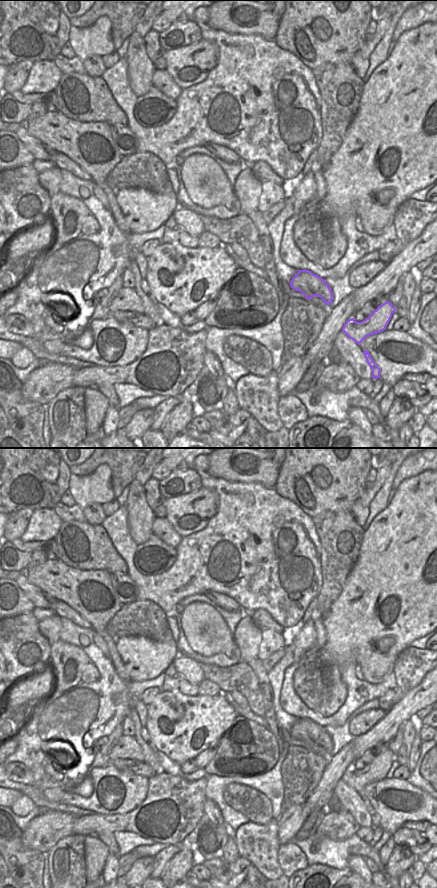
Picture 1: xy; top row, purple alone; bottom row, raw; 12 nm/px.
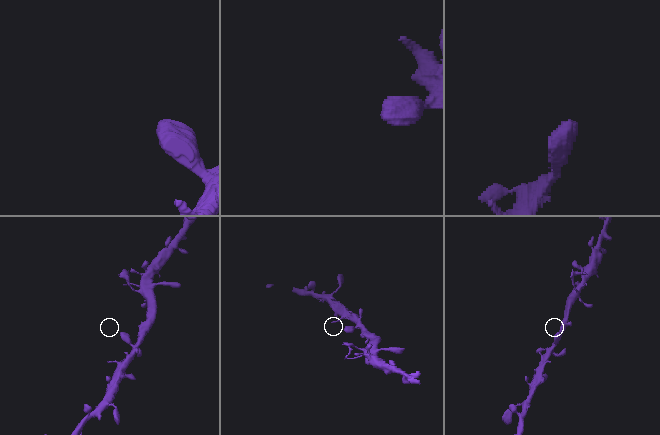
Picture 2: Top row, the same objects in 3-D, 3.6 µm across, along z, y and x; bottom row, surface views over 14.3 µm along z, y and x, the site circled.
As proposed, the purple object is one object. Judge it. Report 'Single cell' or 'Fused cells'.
Single cell.

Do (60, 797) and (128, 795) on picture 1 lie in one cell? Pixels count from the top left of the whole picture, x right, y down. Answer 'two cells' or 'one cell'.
one cell

